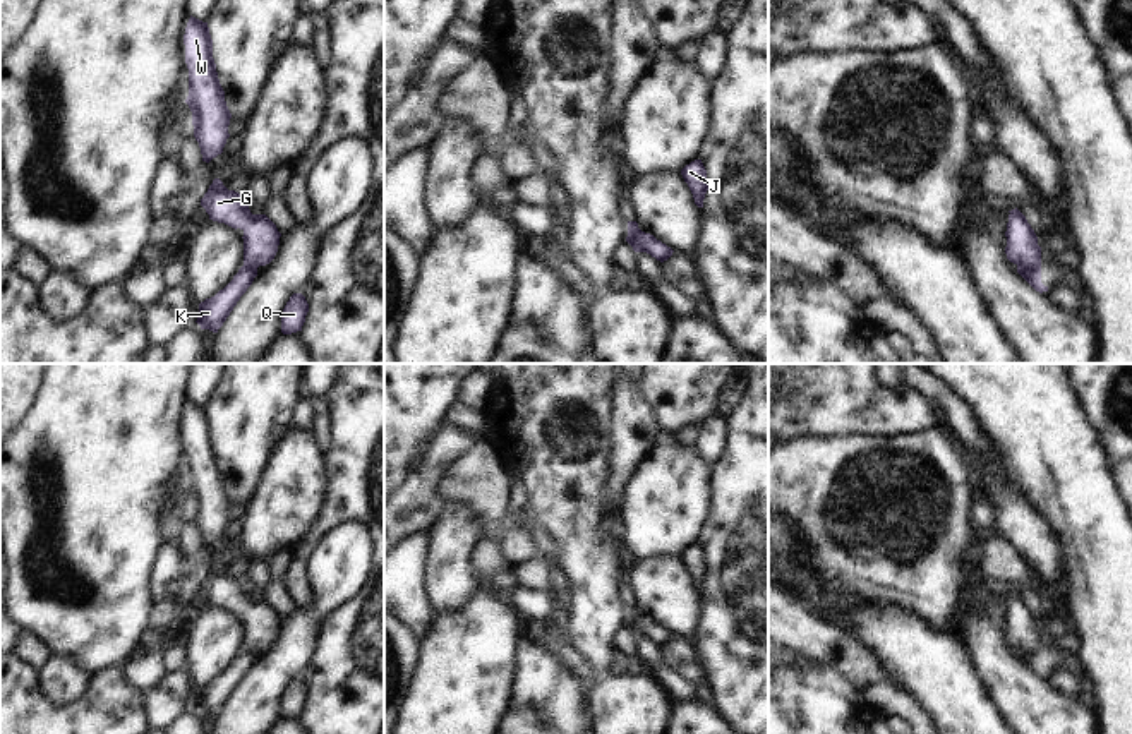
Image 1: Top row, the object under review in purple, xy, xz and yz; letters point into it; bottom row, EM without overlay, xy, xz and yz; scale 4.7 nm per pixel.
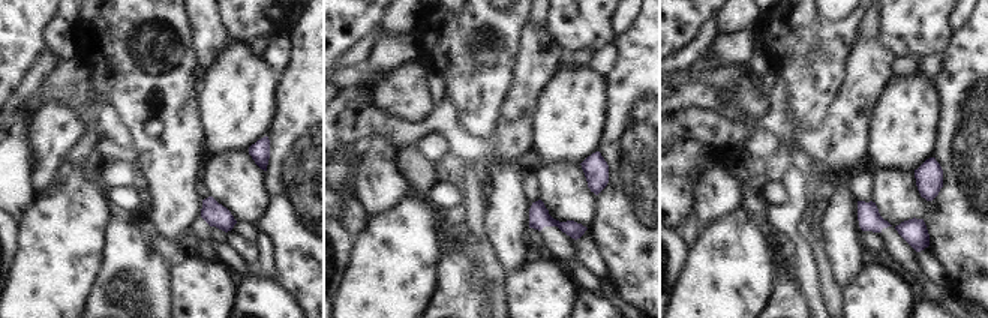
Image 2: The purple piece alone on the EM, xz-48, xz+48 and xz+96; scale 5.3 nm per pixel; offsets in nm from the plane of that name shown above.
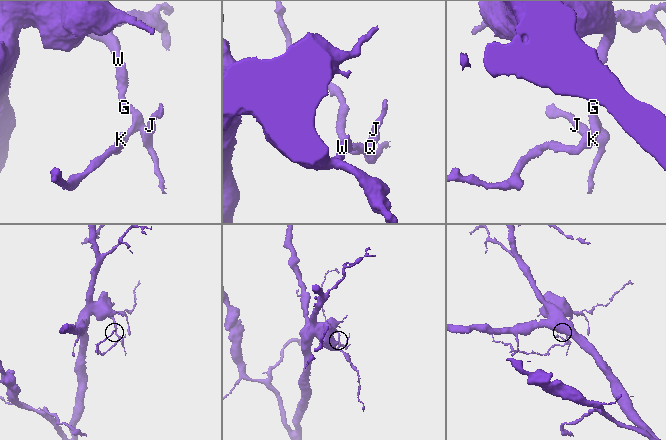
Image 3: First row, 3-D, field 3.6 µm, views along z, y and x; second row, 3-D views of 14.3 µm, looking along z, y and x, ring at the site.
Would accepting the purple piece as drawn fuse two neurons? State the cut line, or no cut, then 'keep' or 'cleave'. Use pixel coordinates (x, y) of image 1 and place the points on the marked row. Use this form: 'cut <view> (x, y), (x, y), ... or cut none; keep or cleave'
cut xz (637, 225), (637, 242), (645, 251); cleave

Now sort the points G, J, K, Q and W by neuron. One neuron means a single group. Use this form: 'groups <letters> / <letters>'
groups G J Q W / K

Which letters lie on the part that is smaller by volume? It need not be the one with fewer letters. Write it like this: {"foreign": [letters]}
{"foreign": ["K"]}

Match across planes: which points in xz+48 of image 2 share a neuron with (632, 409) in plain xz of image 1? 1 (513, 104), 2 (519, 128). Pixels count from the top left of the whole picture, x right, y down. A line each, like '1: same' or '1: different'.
1: same
2: same

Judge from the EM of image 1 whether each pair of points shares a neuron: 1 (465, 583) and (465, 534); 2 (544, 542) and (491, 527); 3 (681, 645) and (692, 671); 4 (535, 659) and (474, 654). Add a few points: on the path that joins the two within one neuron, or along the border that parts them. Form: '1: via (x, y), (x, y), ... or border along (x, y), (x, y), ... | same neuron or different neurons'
1: via (462, 571), (462, 546) | same neuron
2: via (535, 529), (527, 520), (505, 522) | same neuron
3: via (681, 652), (688, 664) | same neuron
4: border along (522, 650), (513, 697) | different neurons

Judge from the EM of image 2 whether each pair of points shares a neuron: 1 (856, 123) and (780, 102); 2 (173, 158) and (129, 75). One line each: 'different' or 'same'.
1: same
2: same

